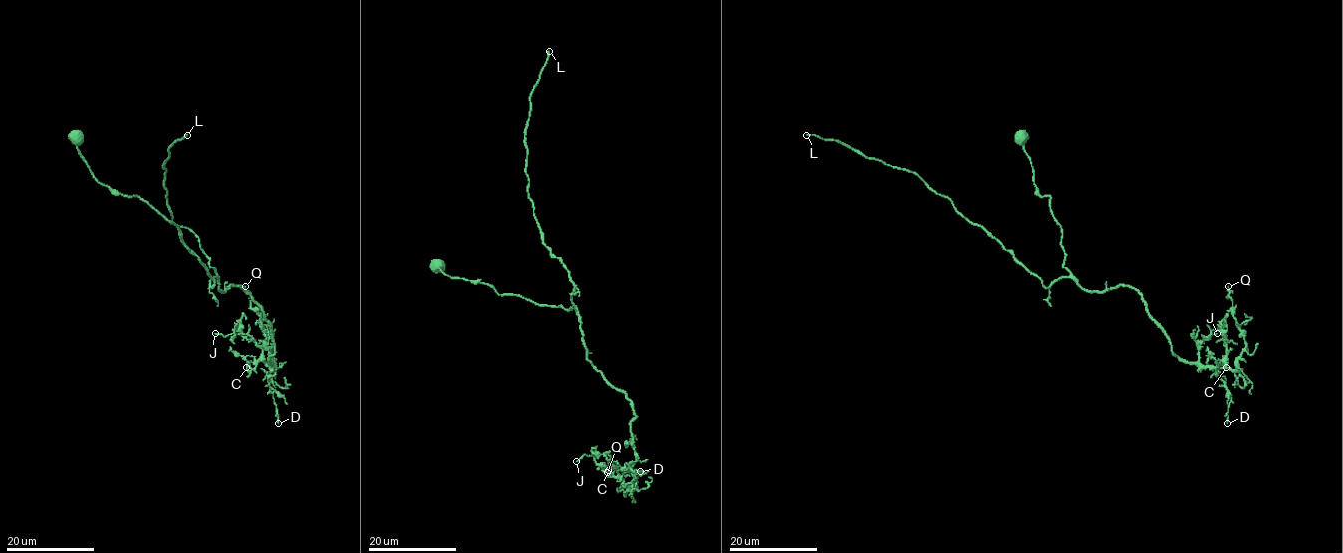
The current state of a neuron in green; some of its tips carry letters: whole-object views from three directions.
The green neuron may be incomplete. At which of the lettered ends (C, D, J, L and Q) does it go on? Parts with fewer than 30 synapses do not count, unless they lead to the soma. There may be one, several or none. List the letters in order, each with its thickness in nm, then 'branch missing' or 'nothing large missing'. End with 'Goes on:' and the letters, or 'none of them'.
C: 100 nm | nothing large missing
D: 120 nm | nothing large missing
J: 110 nm | nothing large missing
L: 180 nm | branch missing
Q: 120 nm | nothing large missing
Goes on: L

